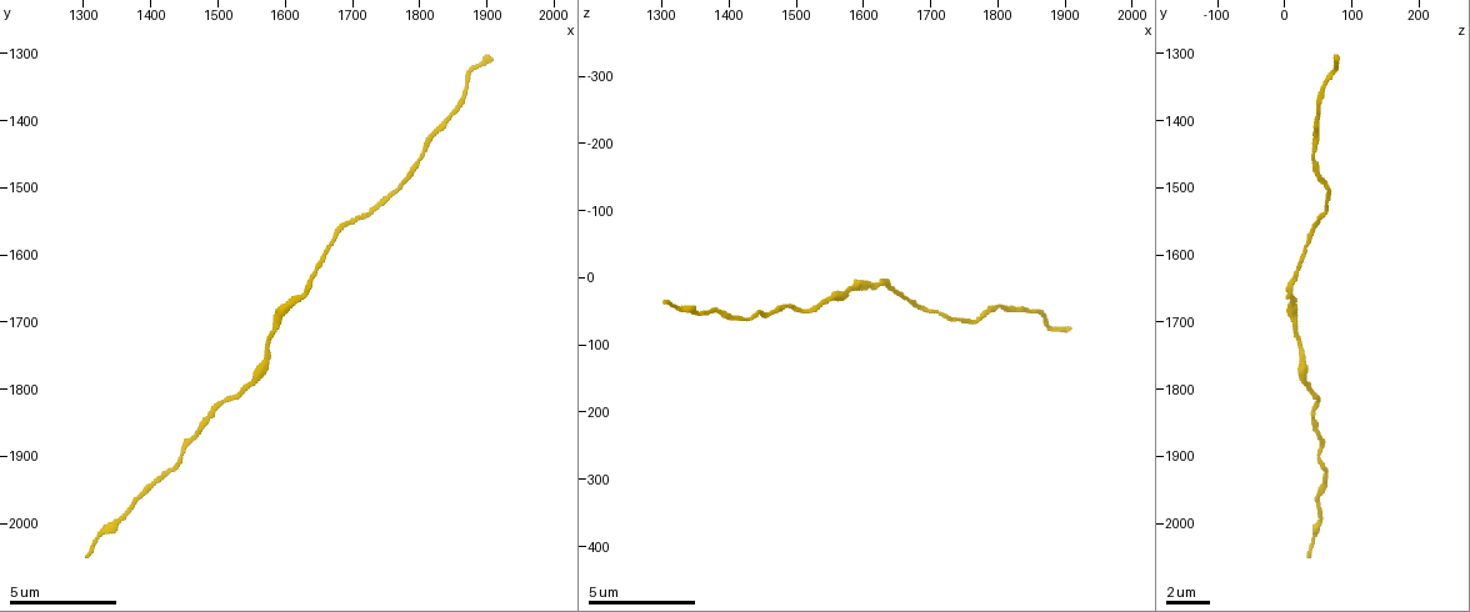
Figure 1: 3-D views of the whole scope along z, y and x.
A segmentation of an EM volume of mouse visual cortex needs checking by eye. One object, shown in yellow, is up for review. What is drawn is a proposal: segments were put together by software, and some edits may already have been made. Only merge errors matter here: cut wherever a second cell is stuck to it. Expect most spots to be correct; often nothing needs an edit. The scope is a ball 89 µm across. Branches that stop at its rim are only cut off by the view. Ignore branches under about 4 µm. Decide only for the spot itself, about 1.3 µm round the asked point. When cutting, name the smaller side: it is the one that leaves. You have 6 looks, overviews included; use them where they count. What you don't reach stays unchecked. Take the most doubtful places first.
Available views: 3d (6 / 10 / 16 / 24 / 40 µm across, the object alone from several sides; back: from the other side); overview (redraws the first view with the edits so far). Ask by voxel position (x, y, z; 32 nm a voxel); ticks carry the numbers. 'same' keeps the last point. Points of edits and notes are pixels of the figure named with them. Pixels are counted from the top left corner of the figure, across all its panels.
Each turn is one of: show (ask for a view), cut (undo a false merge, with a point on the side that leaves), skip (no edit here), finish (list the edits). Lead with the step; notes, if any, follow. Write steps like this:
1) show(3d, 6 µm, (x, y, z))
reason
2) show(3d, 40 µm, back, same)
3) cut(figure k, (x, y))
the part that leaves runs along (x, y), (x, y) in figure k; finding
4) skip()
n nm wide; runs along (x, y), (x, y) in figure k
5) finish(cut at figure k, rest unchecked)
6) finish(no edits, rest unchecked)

show(3d, 10 µm, (1620, 1665, 10))

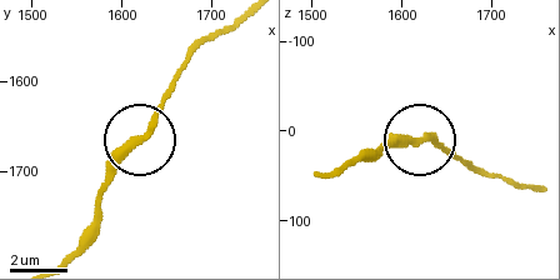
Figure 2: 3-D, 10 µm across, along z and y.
show(3d, 10 µm, back, (1615, 1665, 10))

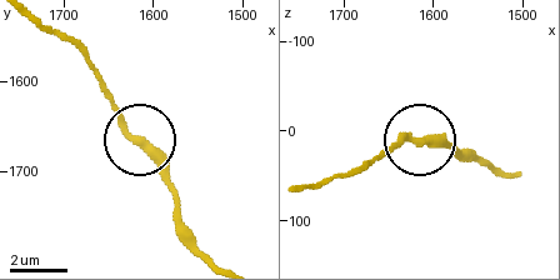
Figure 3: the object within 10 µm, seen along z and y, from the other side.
skip()
runs along (139, 146), (179, 198) in figure 3; continuous, no second cell

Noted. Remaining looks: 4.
show(3d, 10 µm, (1540, 1800, 35))
thick turns thin

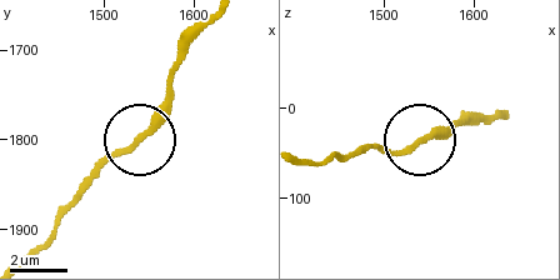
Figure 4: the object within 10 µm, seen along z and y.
show(3d, 10 µm, back, (1540, 1795, 35))

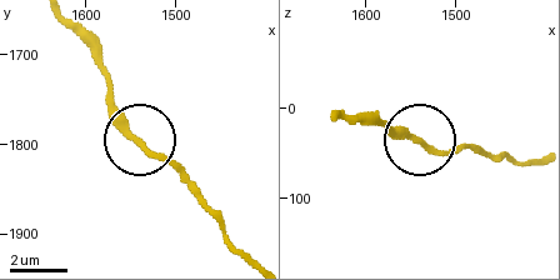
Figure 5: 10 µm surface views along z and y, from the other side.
skip()
runs along (354, 115), (445, 151), (478, 144) in figure 5; all the same cell

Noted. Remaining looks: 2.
show(3d, 16 µm, (1805, 1455, 45))

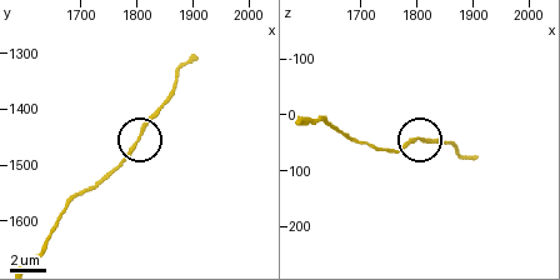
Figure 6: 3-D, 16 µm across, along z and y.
show(3d, 6 µm, same)

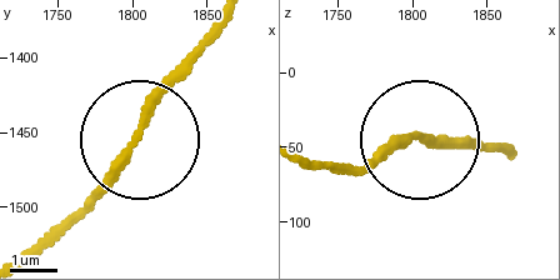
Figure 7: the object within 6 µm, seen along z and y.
skip()
runs along (304, 160), (360, 168), (424, 131), (491, 144) in figure 7; all the same cell

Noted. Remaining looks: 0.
finish(no edits, rest unchecked)

